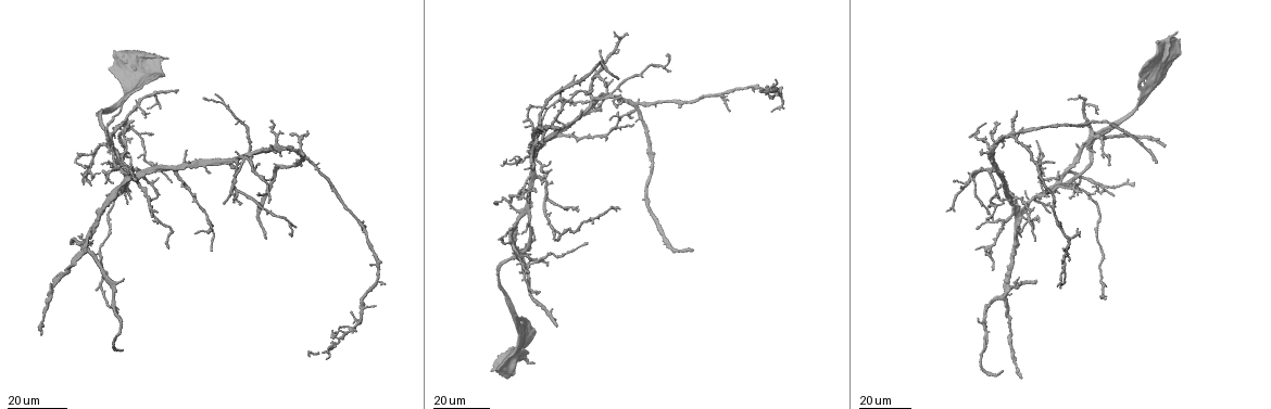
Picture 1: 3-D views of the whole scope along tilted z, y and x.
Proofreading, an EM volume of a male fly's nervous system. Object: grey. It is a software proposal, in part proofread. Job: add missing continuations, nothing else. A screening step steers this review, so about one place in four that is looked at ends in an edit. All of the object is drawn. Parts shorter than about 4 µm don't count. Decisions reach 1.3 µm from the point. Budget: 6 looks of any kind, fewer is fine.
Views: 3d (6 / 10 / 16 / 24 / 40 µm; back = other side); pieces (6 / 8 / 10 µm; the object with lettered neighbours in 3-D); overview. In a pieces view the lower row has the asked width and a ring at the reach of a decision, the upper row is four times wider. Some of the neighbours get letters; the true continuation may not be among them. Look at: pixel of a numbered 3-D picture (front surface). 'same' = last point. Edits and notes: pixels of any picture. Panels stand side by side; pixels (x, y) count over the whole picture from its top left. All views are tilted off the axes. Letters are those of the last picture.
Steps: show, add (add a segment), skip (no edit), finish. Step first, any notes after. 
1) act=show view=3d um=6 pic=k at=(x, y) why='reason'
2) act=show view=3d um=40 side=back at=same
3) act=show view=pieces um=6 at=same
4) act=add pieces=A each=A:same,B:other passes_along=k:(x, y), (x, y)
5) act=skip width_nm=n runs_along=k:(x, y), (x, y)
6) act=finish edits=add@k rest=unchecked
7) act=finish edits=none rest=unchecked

act=show view=3d um=24 pic=1 at=(1096, 192) why='free end'

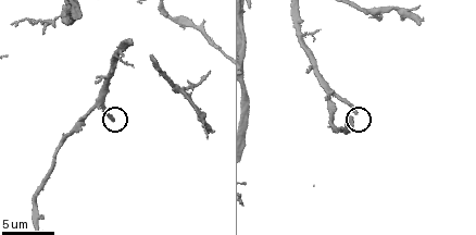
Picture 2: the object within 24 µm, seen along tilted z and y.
act=show view=3d um=10 pic=2 at=(355, 111)

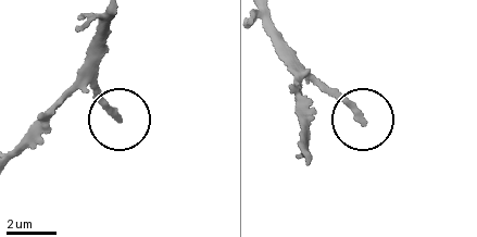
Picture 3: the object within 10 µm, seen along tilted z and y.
act=show view=pieces um=6 pic=3 at=(363, 122)

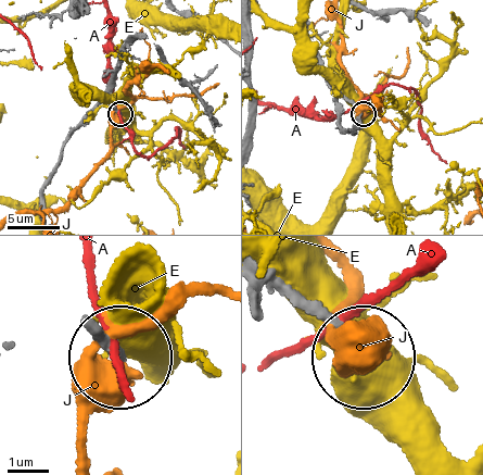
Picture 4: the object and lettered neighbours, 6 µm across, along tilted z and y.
act=skip each=A:other,E:other,J:other found='none of them fits'

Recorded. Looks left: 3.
act=show view=3d um=24 pic=1 at=(501, 164) why='branch stops here'

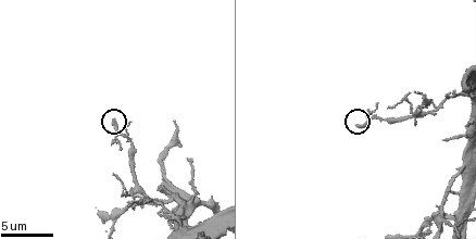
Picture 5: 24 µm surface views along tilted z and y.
act=show view=3d um=6 pic=5 at=(357, 125)

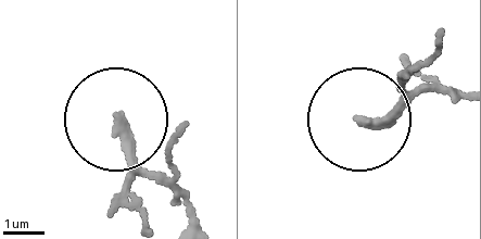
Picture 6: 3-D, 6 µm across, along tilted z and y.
act=show view=pieces um=10 pic=6 at=(364, 121)

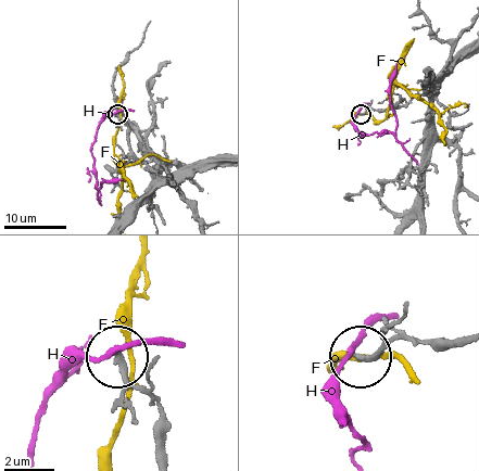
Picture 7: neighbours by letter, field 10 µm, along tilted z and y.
act=skip each=F:other,H:other runs_along=7:(464, 341), (454, 347), (396, 341), (367, 357) found='none of them fits'

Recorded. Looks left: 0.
act=finish edits=none rest=unchecked

